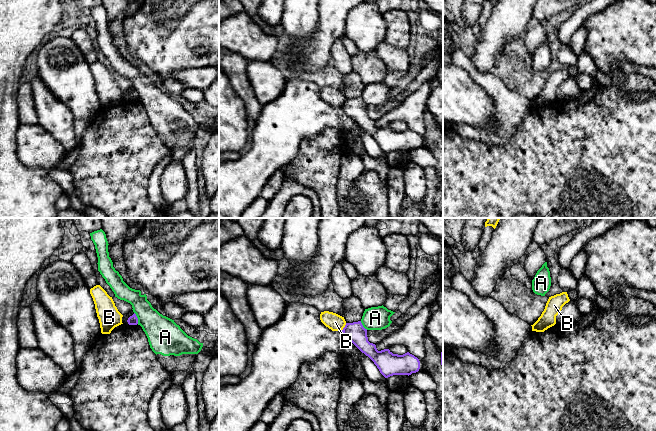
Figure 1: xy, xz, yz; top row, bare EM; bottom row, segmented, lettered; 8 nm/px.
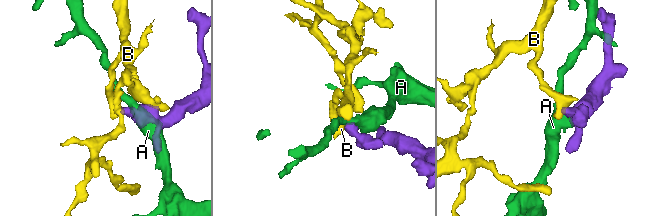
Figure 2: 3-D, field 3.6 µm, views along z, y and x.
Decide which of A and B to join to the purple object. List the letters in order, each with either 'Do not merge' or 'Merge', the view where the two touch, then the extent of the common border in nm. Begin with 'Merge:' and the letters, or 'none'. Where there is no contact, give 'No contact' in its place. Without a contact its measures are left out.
Merge: none
A: Do not merge. Touches purple in xy. Shared border 100 nm
B: Do not merge. Touches purple in xz. Shared border 80 nm

